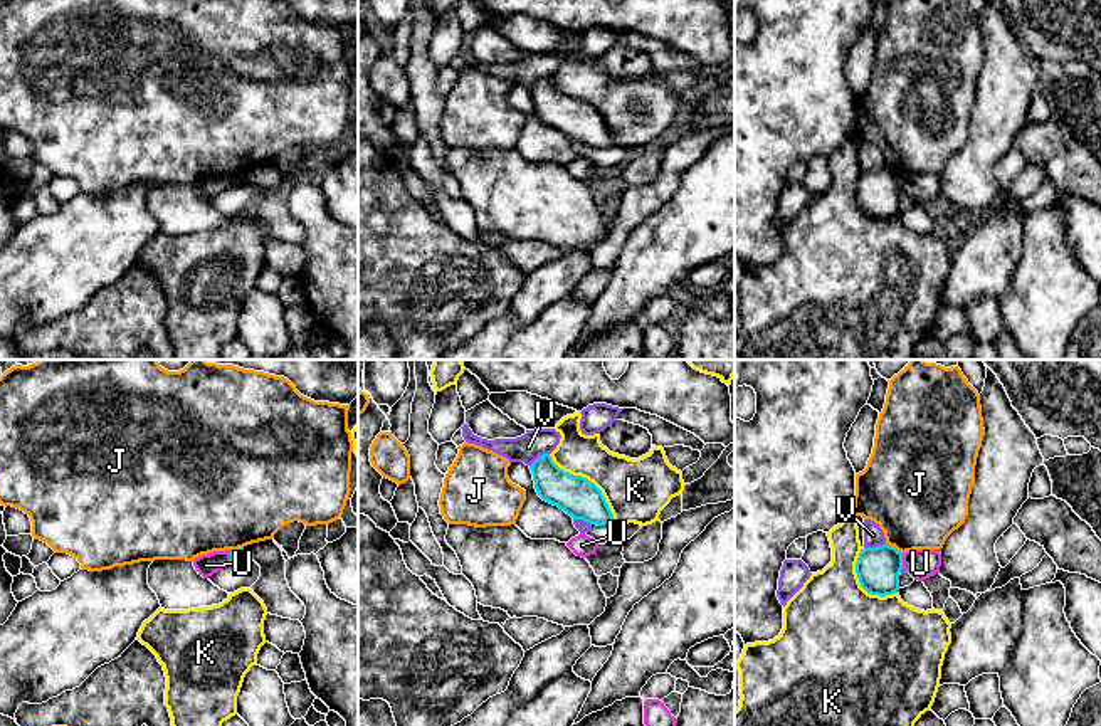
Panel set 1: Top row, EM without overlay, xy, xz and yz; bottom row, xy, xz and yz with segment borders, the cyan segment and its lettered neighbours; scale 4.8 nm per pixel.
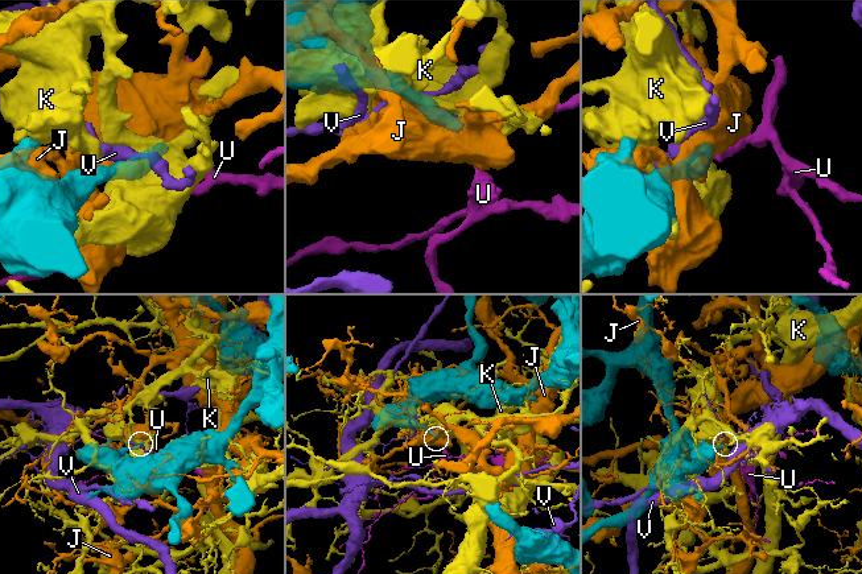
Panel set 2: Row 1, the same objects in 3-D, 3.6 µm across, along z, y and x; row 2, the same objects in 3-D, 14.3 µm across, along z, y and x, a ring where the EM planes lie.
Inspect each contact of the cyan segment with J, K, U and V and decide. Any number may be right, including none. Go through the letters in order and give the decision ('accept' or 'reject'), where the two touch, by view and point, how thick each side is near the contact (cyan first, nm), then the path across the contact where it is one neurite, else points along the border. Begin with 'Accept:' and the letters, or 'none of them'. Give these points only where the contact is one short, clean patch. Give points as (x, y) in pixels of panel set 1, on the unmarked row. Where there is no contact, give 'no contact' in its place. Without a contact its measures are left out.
Accept: none of them
J: reject; contact yz (893, 170); calibres 220 and 440 nm
K: reject; contact xz (587, 103); calibres 190 and 300 nm
U: reject; contact yz (901, 184); calibres 220 and 140 nm; border yz (901, 177), (903, 190)
V: reject; contact yz (876, 170); calibres 220 and 100 nm

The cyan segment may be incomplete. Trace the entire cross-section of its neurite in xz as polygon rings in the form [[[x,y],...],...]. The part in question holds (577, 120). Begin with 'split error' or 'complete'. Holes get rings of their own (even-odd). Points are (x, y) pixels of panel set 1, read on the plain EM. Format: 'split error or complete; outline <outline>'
complete; outline [[[550,77],[540,79],[529,92],[535,113],[543,124],[590,148],[605,150],[614,145],[602,114],[588,103],[560,92]]]

